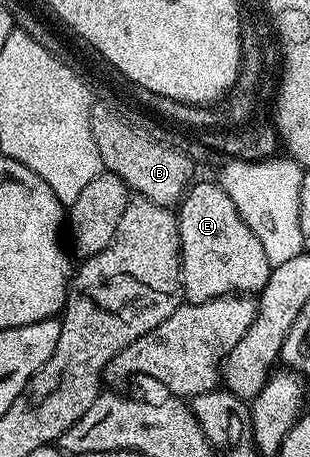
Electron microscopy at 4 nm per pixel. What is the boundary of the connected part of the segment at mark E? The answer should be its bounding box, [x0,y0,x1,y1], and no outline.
[177,182,272,303]

